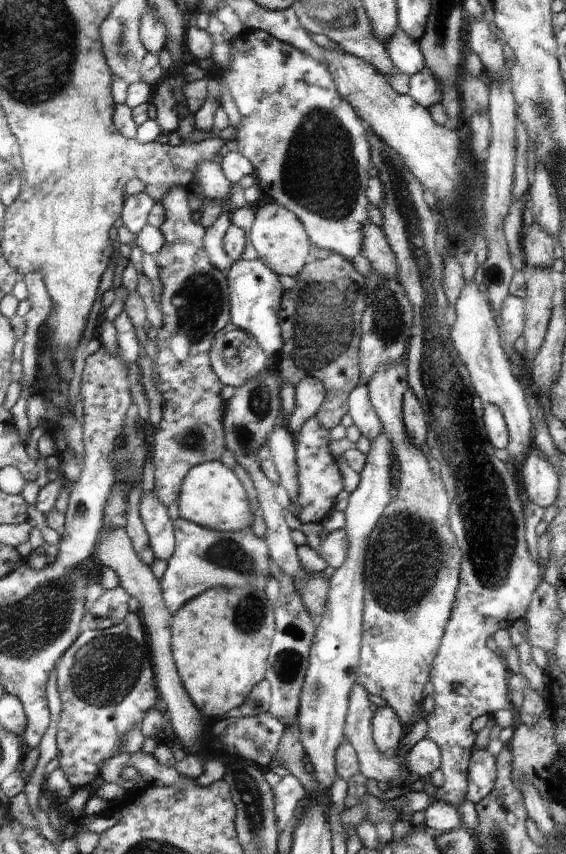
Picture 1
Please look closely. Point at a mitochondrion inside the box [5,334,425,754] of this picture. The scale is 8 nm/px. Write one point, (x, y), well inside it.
(104, 670)

